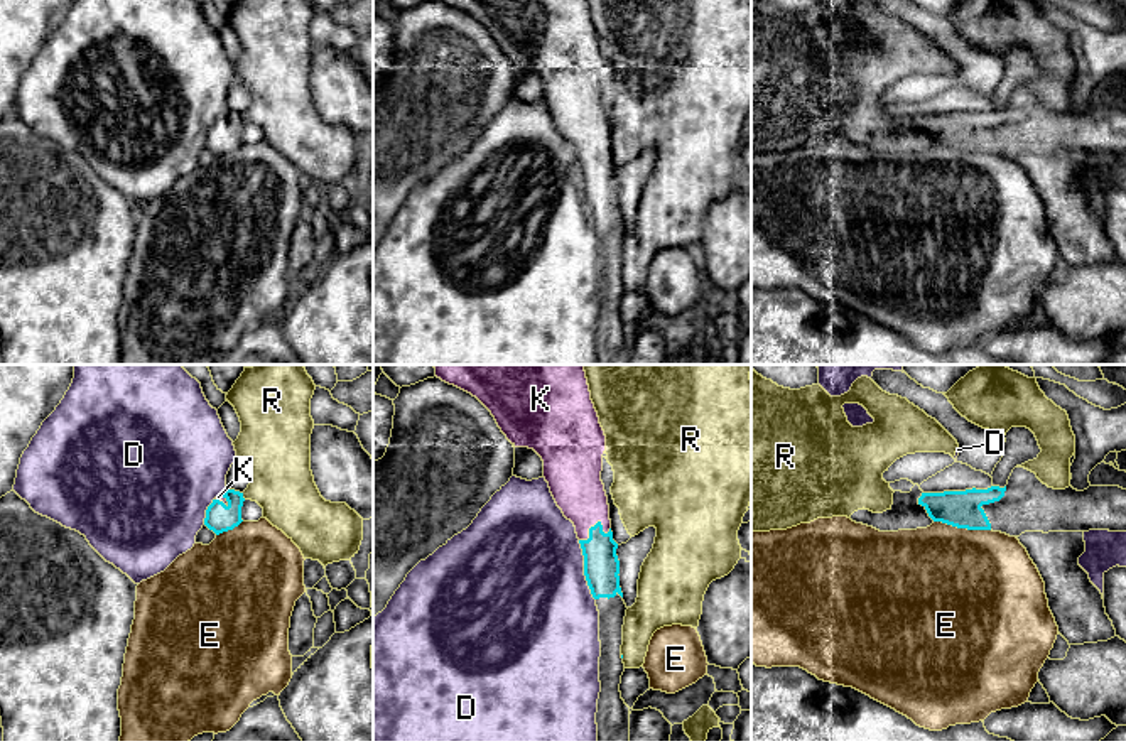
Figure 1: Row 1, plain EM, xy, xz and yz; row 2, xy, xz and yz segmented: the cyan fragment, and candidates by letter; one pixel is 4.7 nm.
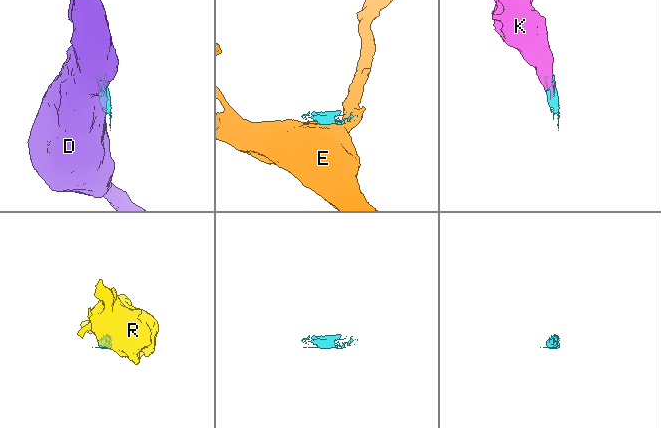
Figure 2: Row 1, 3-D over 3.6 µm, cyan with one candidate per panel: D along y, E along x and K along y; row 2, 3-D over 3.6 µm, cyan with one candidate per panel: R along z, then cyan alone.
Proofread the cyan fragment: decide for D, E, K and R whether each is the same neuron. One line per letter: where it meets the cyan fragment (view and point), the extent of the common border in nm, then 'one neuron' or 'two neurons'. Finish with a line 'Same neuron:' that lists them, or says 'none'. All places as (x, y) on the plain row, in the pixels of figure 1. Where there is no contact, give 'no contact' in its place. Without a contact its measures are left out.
D: meets cyan in xz at (584, 193); contact 300 nm long; two neurons
E: meets cyan in yz at (963, 149); contact 280 nm long; two neurons
K: meets cyan in xz at (595, 147); contact 170 nm long; one neuron
R: meets cyan in xy at (242, 118); contact 40 nm long; two neurons
Same neuron: K

